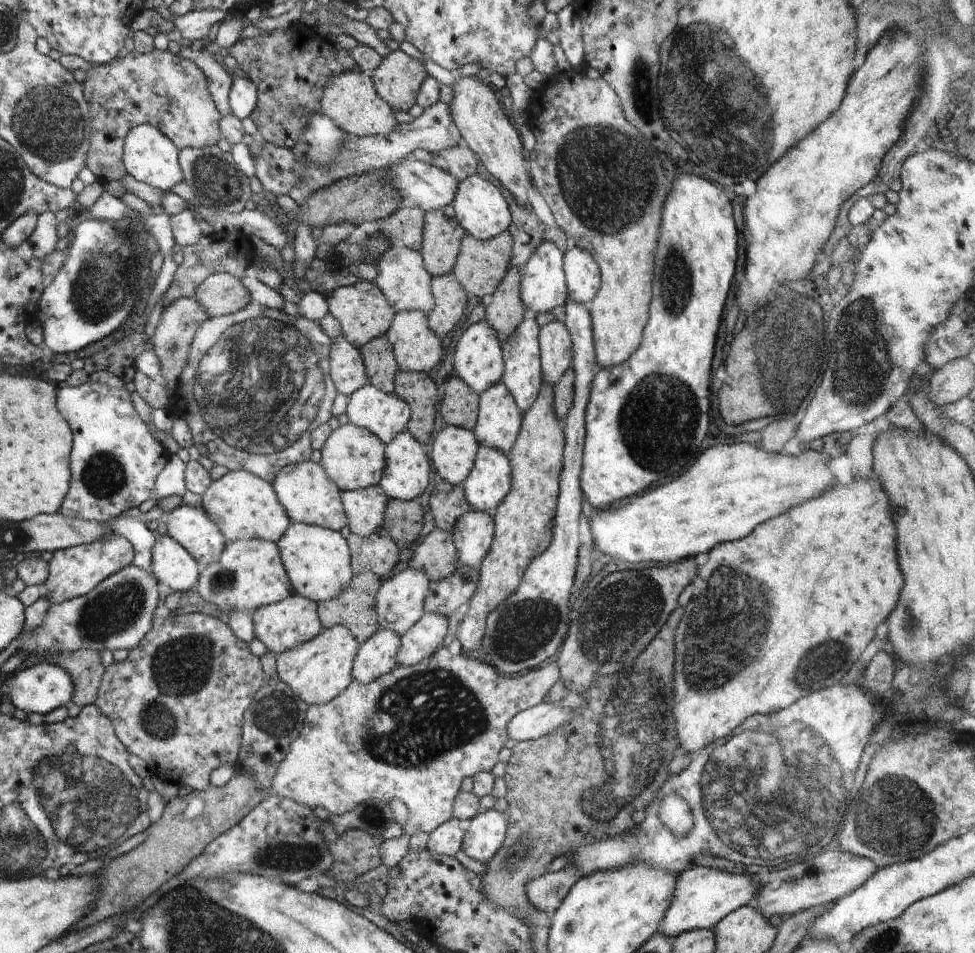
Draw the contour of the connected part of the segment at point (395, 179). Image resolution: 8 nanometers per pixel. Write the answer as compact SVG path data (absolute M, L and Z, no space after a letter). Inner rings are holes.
M402 159L398 164L394 164L385 170L385 180L402 196L403 202L400 203L400 207L413 205L424 213L432 210L442 211L444 206L452 204L456 198L456 188L460 184L460 181L456 180L456 176L417 159Z

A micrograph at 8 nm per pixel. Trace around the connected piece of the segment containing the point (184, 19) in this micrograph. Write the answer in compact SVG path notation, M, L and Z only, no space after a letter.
M208 8L208 10L190 11L174 20L175 27L181 32L184 40L192 42L201 38L207 38L210 29L214 24L222 22L227 18L228 14L224 10L218 8Z

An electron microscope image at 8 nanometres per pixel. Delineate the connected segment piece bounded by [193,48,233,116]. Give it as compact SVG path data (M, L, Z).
M204 48L193 62L206 76L209 96L216 104L218 112L224 116L232 116L232 110L230 110L232 72L222 63L221 56L213 55Z

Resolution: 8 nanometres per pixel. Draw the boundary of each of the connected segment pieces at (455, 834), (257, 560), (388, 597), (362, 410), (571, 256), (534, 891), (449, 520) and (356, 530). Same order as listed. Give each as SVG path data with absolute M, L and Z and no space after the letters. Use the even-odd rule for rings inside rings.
M450 818L429 833L427 849L439 855L454 857L462 848L468 820L460 821L458 818Z
M264 539L234 540L227 543L216 562L201 566L195 589L206 602L215 604L220 610L257 609L276 604L292 593L277 543Z
M412 564L398 572L392 578L382 582L376 594L376 614L380 629L392 630L401 637L422 618L424 603L428 594L430 581L428 577Z
M366 383L349 396L345 413L354 426L368 429L388 444L407 430L411 408L395 392L386 394Z
M575 245L568 248L563 256L568 300L588 306L601 285L598 264L589 252Z
M568 862L562 870L546 872L526 886L528 900L538 910L550 916L562 904L566 893L582 878L576 864Z
M438 479L431 492L429 505L435 526L452 532L456 521L471 507L462 485L453 485Z
M379 484L362 490L341 491L350 532L368 538L376 528L382 527L388 499Z

